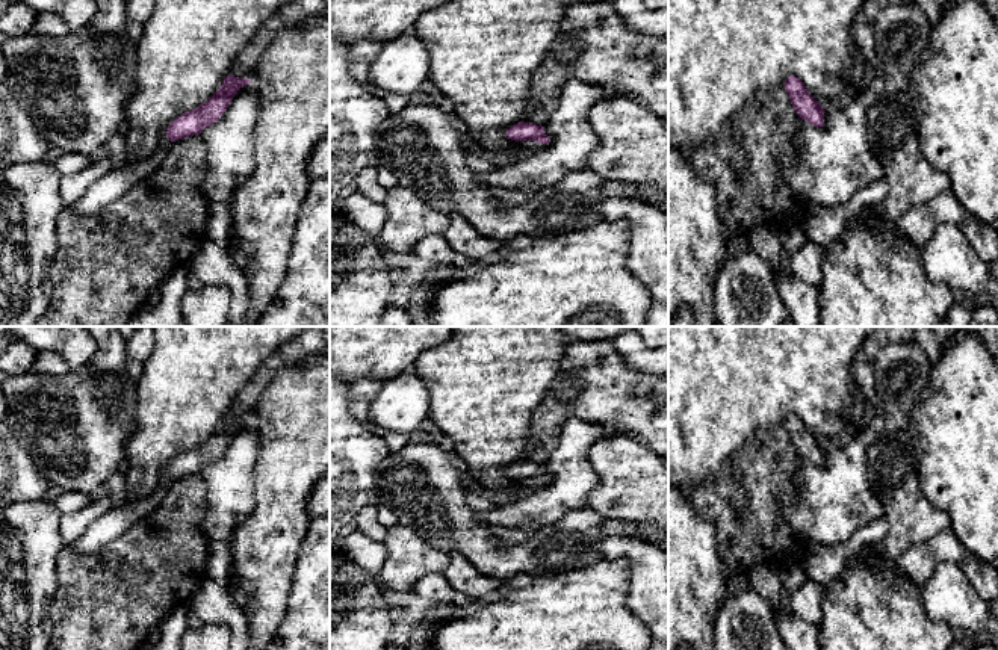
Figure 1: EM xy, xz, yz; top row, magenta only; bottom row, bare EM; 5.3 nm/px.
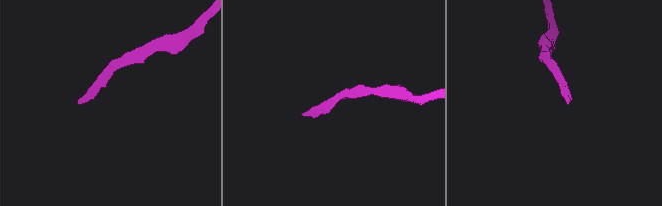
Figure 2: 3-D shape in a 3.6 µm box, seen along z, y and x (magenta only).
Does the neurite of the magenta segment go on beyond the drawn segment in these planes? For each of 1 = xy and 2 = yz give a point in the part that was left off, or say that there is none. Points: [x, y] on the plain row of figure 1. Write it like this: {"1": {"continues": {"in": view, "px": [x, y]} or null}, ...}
{"1": {"continues": null}, "2": {"continues": null}}

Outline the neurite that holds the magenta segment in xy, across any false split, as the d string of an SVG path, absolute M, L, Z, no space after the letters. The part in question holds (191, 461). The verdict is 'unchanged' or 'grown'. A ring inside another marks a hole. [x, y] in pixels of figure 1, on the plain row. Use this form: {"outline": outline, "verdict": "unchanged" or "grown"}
{"outline": "M228 413L219 428L206 441L181 452L168 464L166 478L175 481L183 476L200 473L206 466L215 463L222 455L231 437L248 422L251 422L251 417L240 417Z", "verdict": "unchanged"}

